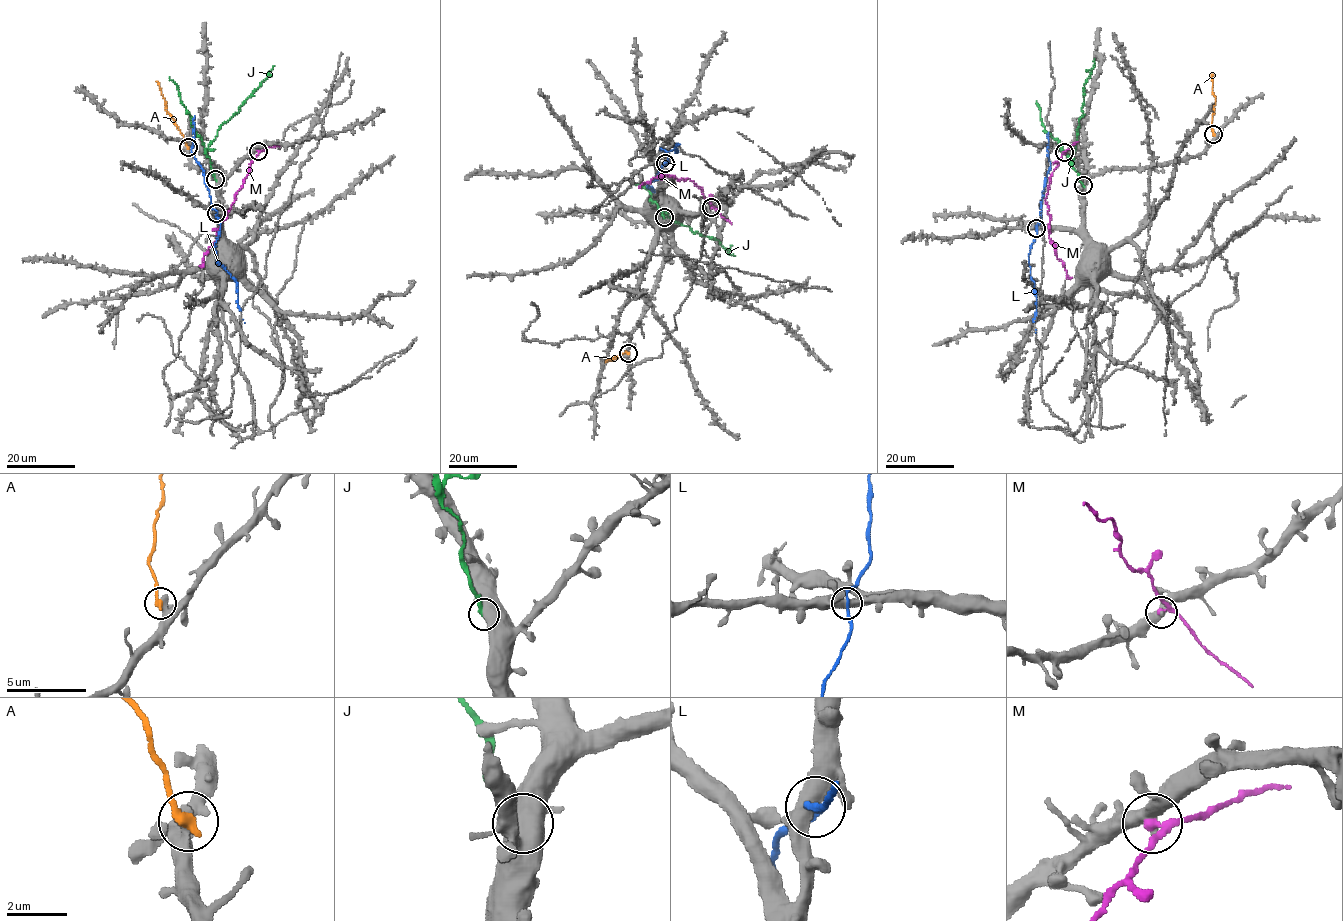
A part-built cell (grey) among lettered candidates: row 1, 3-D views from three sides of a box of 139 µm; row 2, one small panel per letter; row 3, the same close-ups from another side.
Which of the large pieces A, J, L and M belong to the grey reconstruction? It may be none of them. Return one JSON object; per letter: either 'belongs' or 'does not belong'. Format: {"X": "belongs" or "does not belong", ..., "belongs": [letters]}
{"A": "does not belong", "J": "does not belong", "L": "does not belong", "M": "belongs", "belongs": ["M"]}

